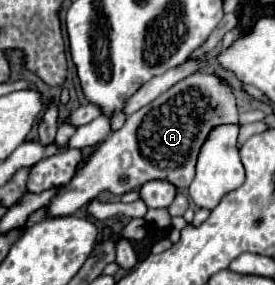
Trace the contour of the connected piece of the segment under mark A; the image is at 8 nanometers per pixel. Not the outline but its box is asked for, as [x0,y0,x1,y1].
[26,73,238,227]

